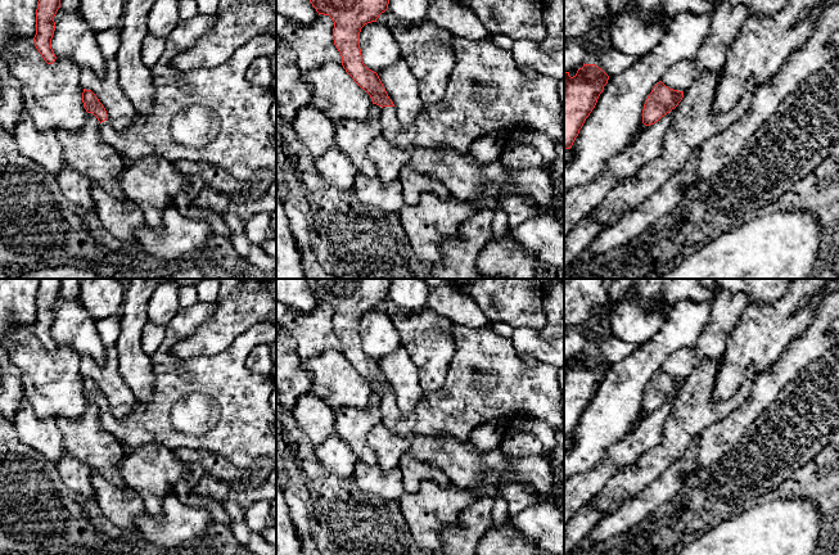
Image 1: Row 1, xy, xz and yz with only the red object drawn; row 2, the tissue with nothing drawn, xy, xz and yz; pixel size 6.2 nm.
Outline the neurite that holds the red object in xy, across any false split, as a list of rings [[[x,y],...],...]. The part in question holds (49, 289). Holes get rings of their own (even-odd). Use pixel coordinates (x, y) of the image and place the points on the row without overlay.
[[[40,279],[36,297],[36,322],[33,330],[48,352],[57,347],[51,337],[51,326],[55,319],[54,304],[60,295],[62,279]]]

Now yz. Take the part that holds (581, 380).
[[[583,351],[573,365],[564,360],[564,437],[572,436],[608,367],[596,352]]]

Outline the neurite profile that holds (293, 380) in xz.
[[[281,330],[276,334],[276,415],[293,411],[312,383],[314,375],[303,367],[296,342]]]

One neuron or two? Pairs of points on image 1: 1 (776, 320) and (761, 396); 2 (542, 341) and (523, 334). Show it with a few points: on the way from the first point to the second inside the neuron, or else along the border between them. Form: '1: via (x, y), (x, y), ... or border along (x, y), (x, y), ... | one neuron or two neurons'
1: border along (785, 347), (774, 364), (756, 375) | two neurons
2: via (537, 341), (528, 339) | one neuron

